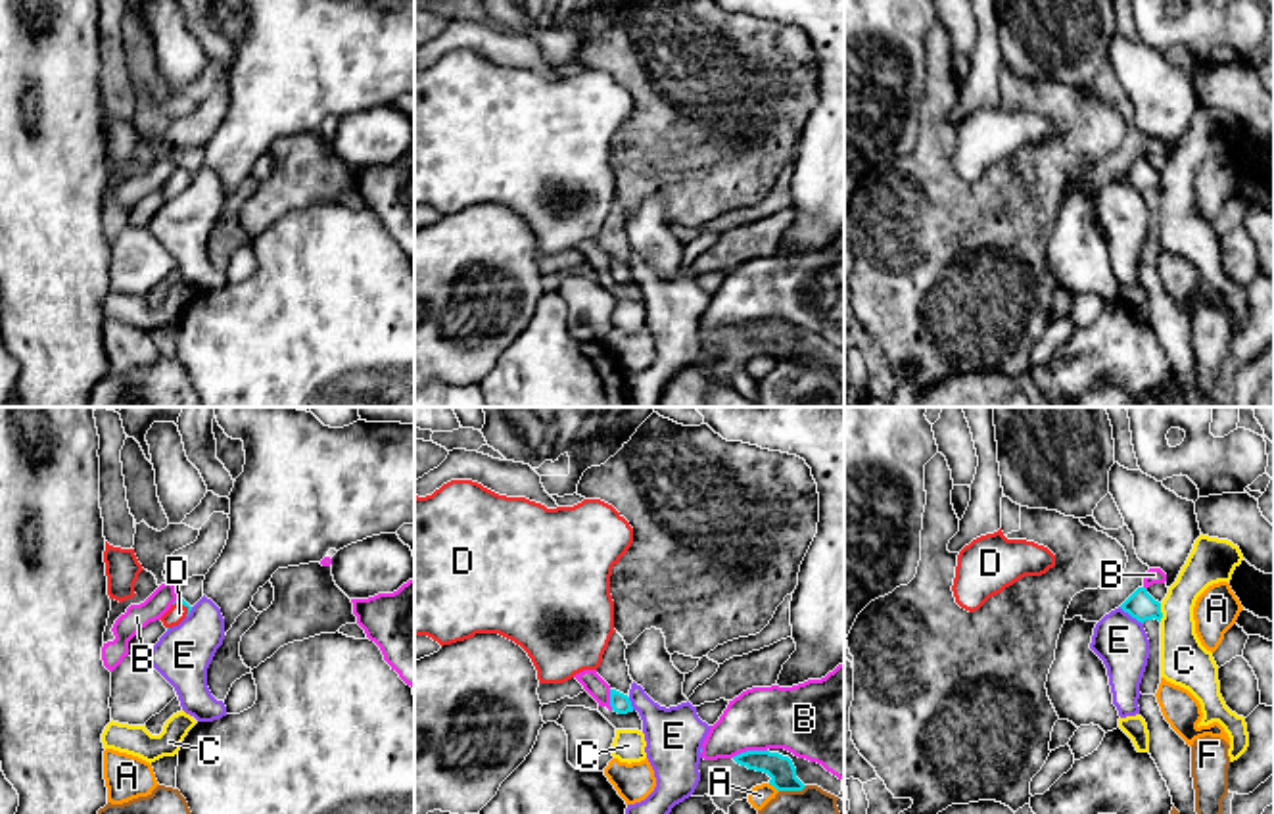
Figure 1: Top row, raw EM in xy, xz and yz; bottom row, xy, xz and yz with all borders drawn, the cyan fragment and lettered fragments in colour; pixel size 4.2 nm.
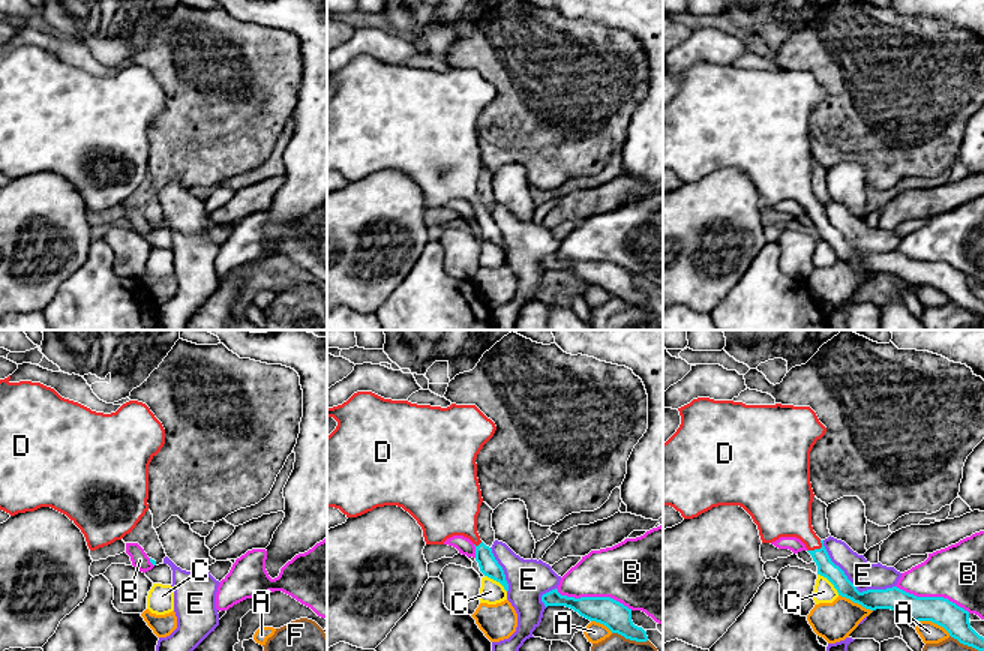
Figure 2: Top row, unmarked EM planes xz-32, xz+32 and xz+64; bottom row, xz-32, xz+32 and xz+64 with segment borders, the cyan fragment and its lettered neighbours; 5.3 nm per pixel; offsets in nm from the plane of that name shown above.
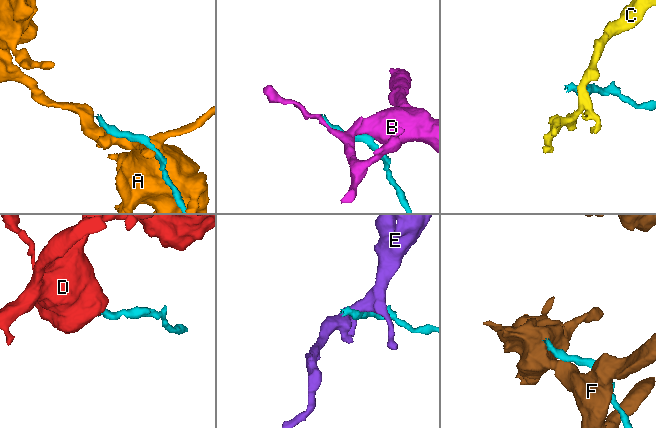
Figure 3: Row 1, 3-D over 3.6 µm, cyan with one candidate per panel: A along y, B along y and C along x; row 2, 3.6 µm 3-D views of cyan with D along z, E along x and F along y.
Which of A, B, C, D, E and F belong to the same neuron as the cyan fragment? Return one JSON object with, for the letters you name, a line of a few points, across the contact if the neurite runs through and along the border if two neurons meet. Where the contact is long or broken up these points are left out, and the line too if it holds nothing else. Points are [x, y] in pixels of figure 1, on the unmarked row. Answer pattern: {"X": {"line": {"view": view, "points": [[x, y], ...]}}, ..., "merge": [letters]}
{"D": {"line": {"view": "xy", "points": [[181, 171], [183, 173], [177, 183]]}}, "merge": ["D"]}

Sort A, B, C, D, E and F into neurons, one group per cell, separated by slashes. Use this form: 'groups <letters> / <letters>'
groups A / B / C / D / E / F

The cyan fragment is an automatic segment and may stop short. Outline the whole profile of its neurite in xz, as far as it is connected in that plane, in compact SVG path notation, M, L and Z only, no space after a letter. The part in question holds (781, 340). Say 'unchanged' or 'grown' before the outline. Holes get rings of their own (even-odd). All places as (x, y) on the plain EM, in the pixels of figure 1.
unchanged; M746 321L733 330L748 340L767 344L769 355L777 361L802 361L806 355L796 347L796 338L789 326L769 321Z

